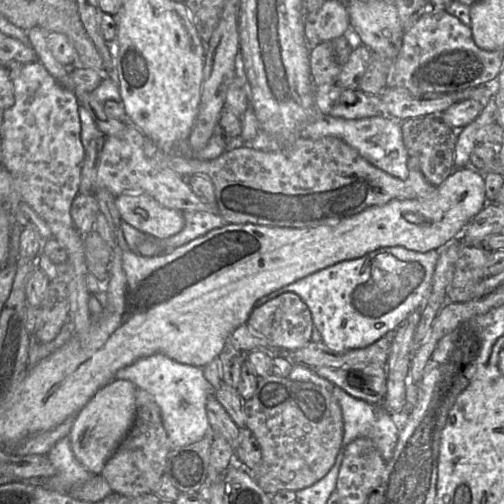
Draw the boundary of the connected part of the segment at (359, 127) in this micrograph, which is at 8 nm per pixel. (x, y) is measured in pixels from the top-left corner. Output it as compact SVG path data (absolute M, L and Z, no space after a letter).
M377 115L361 119L344 119L324 116L322 119L308 124L300 131L300 137L319 139L327 136L337 137L377 168L388 174L405 180L409 176L408 154L403 142L402 122L388 115Z

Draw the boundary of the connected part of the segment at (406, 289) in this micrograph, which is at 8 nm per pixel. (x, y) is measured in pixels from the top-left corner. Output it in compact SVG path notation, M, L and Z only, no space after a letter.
M404 247L379 248L362 257L344 260L314 272L259 299L255 307L286 292L297 294L308 306L314 329L311 340L322 341L334 351L365 348L393 332L416 309L424 307L431 286L439 251L419 253Z

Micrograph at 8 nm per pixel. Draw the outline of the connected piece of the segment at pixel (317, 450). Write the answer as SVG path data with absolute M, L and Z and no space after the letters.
M273 374L259 379L254 395L245 400L246 427L255 435L262 450L260 465L252 472L258 485L269 495L280 490L298 491L321 480L333 467L342 447L344 422L333 393L312 382L292 381Z

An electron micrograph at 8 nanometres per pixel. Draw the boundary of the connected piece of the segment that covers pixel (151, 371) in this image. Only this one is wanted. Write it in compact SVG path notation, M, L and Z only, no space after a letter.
M156 353L121 368L115 378L129 380L153 395L161 411L171 450L195 443L211 431L206 404L216 390L206 380L203 368L179 363L163 353Z

